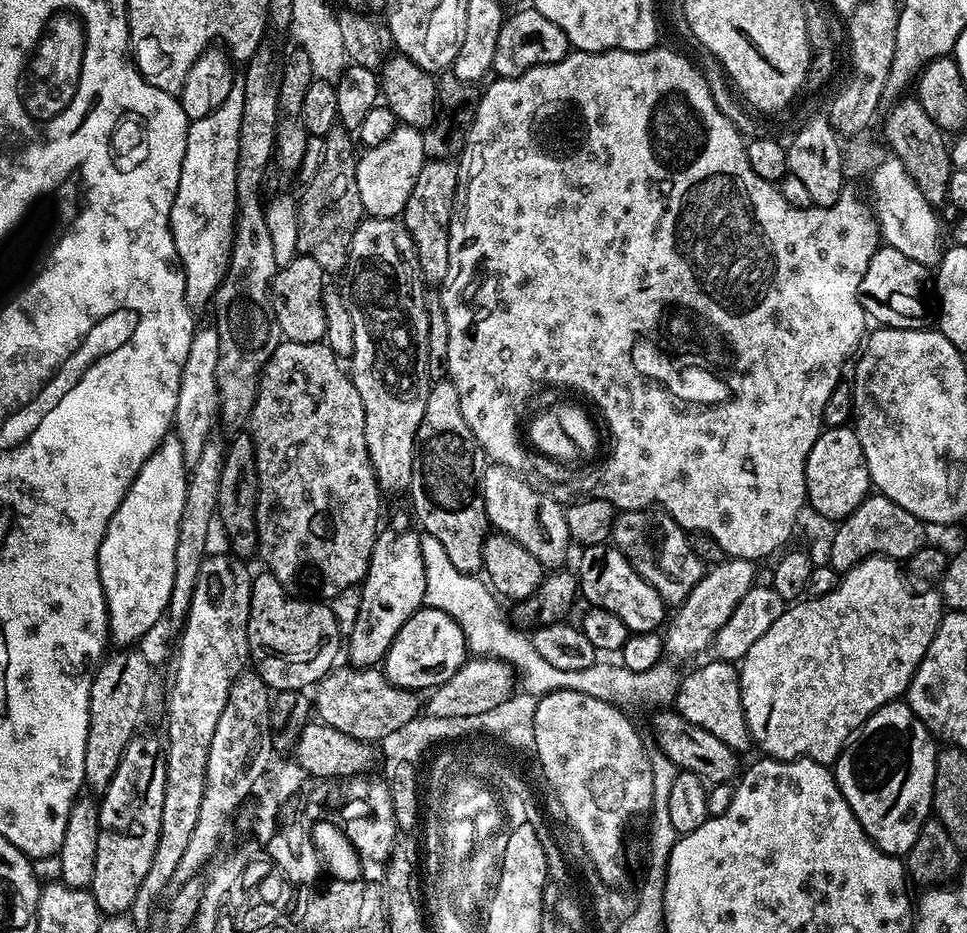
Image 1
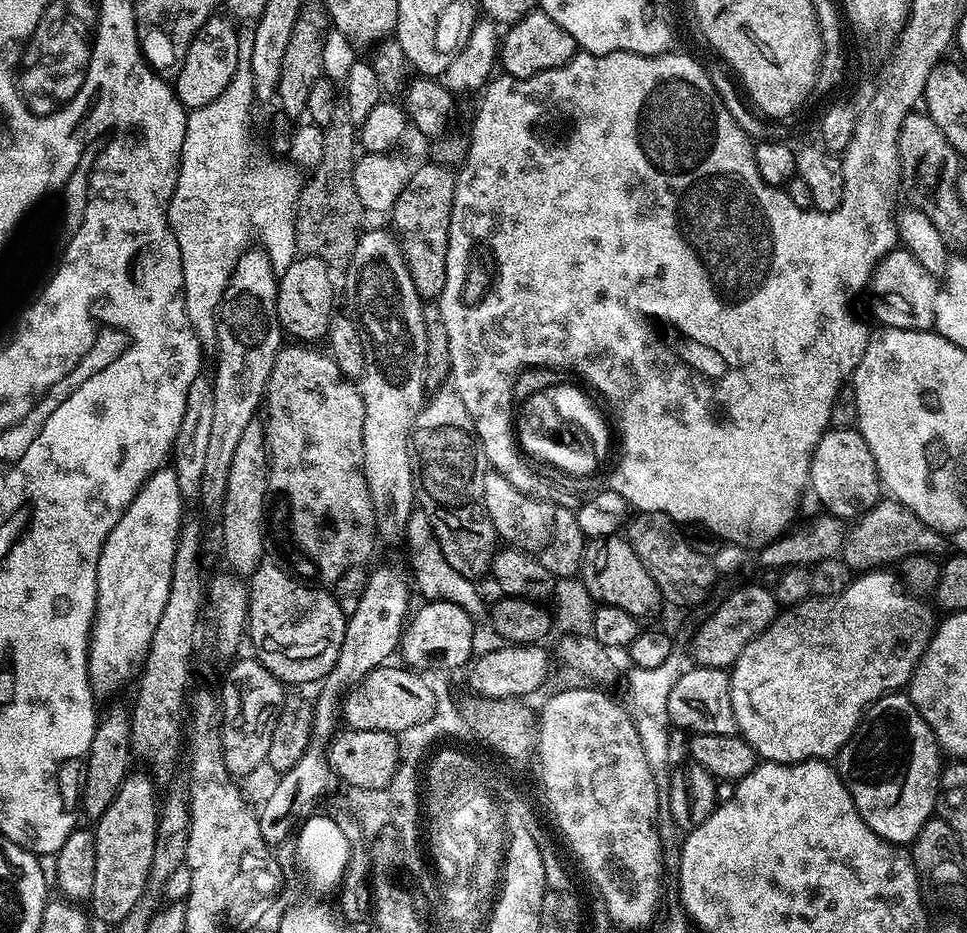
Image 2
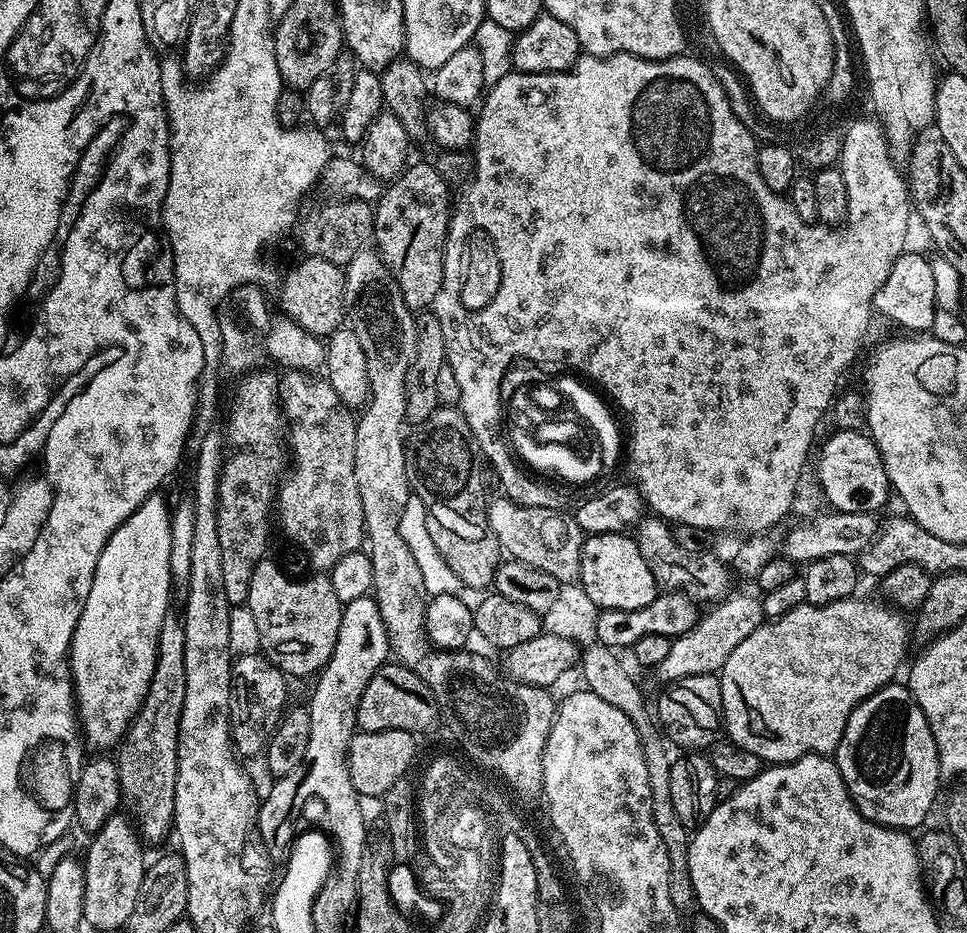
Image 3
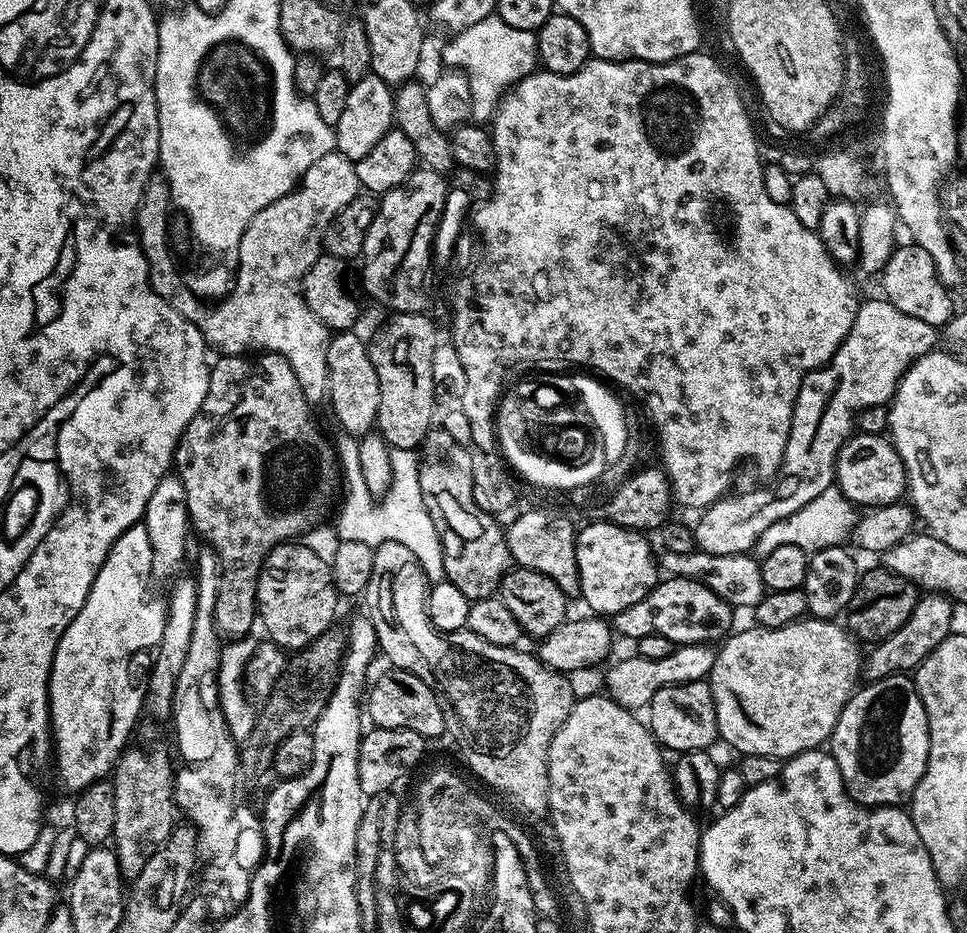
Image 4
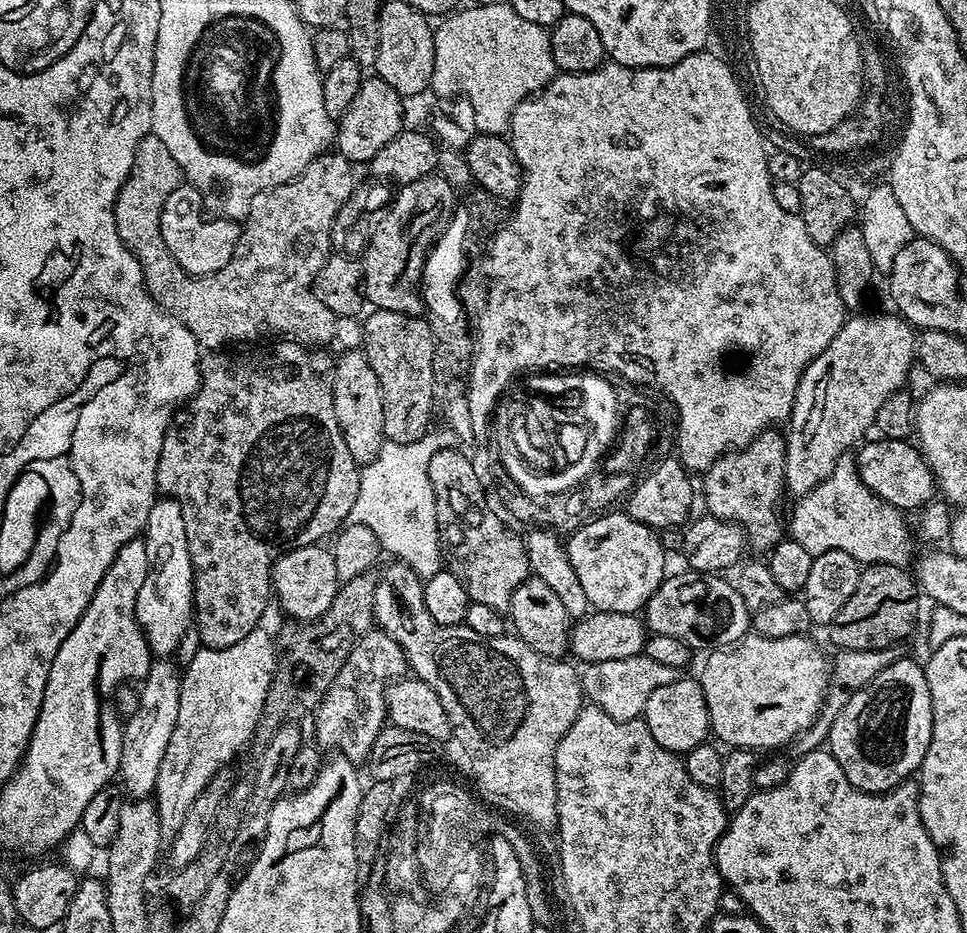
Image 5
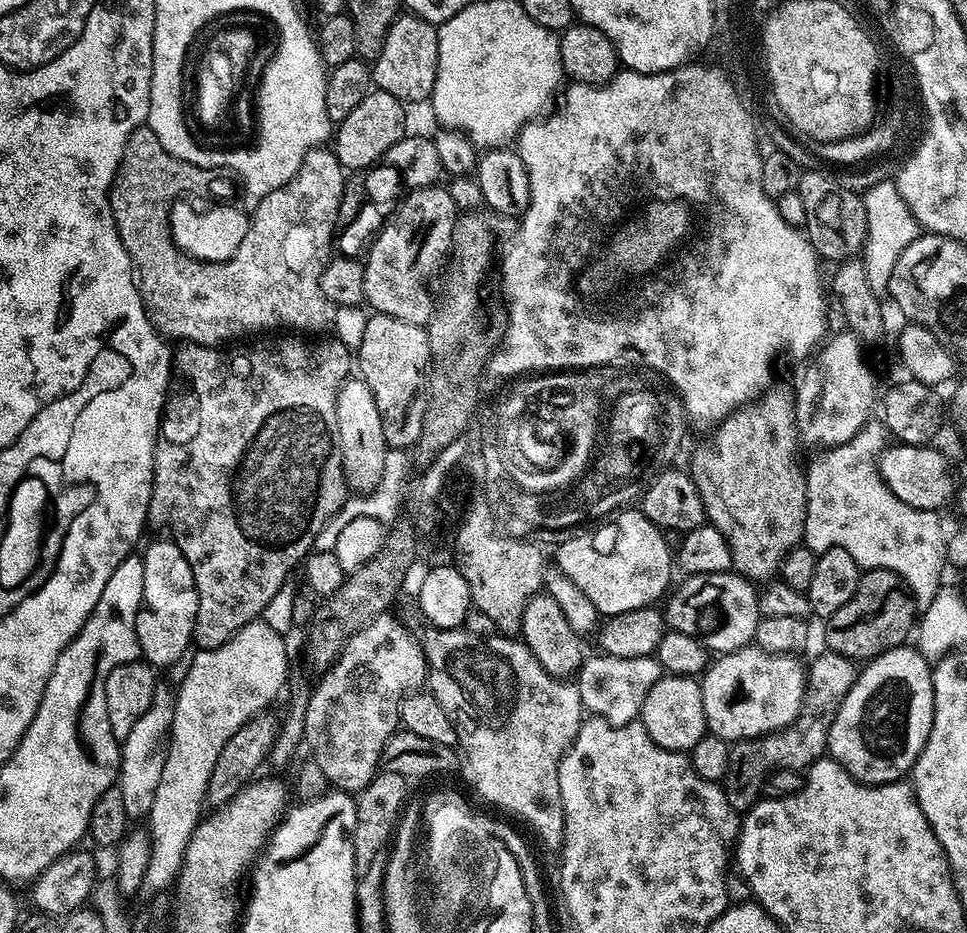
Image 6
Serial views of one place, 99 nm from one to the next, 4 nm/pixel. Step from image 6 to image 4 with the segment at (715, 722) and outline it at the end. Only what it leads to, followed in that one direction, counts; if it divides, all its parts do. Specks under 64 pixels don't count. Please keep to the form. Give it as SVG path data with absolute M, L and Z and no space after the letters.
M805 618L798 622L790 622L790 626L778 626L777 628L762 628L751 626L745 632L733 631L719 645L714 666L706 677L706 682L712 687L712 697L714 698L714 710L716 711L716 730L721 741L725 740L732 748L737 748L737 753L749 756L750 754L766 754L767 756L778 756L781 758L791 758L797 756L799 752L811 752L819 749L820 744L829 739L842 714L842 710L848 705L848 700L852 693L857 691L862 680L862 652L861 645L855 636L848 631L847 627L836 625L835 619L817 620L815 618Z

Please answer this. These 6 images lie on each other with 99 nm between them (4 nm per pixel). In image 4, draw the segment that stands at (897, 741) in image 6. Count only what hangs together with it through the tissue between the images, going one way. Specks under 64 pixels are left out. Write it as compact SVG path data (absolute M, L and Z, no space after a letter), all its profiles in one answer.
M908 674L887 676L884 680L865 683L853 692L832 731L830 751L838 762L846 790L857 804L891 808L911 801L912 791L918 786L928 761L928 719L913 677Z

